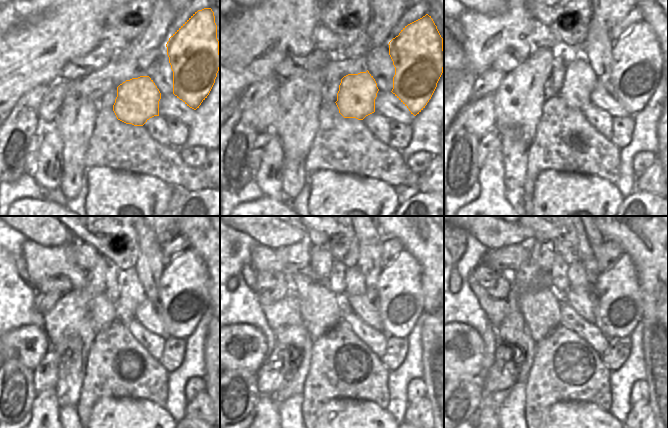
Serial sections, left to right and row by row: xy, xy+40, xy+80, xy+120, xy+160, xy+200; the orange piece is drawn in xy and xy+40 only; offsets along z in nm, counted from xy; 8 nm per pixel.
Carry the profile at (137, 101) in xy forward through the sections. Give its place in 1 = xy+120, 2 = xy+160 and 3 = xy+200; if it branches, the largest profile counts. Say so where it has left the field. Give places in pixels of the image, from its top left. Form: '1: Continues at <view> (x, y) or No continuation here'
1: Continues at xy+120 (132, 294)
2: Continues at xy+160 (355, 285)
3: Continues at xy+200 (576, 274).

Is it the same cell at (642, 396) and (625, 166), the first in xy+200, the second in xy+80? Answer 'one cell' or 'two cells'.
two cells

